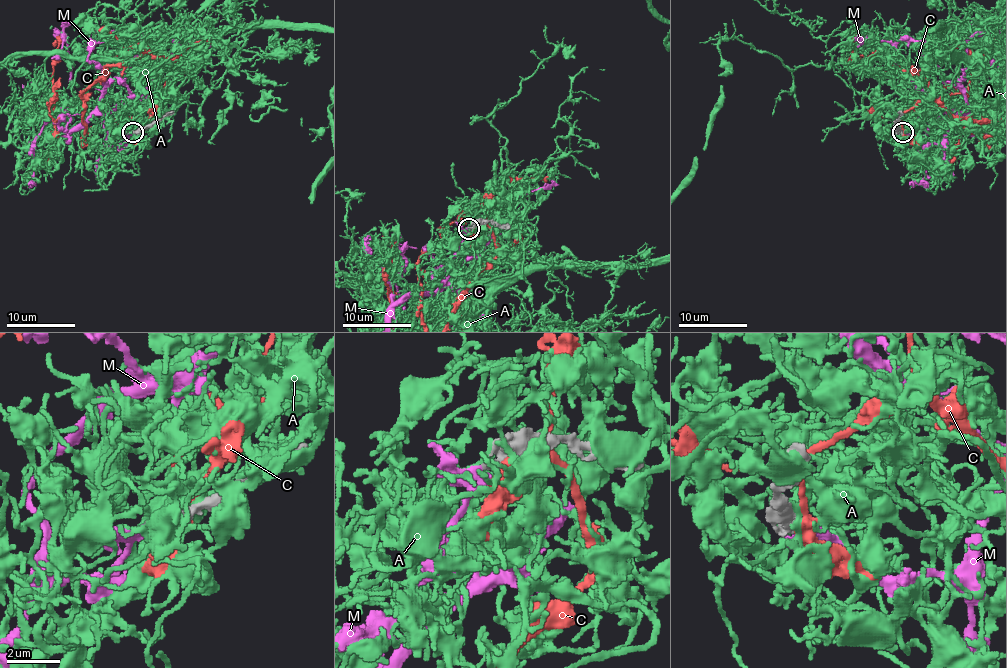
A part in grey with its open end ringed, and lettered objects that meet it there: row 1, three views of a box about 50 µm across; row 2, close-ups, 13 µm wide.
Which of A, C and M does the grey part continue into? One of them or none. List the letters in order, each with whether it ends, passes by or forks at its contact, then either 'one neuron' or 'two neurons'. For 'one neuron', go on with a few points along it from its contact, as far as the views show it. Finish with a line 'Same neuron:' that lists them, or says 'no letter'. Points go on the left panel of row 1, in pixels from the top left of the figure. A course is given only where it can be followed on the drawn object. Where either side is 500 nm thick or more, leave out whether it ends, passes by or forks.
A: two neurons
C: two neurons
M: it passes by | one neuron
Same neuron: M

